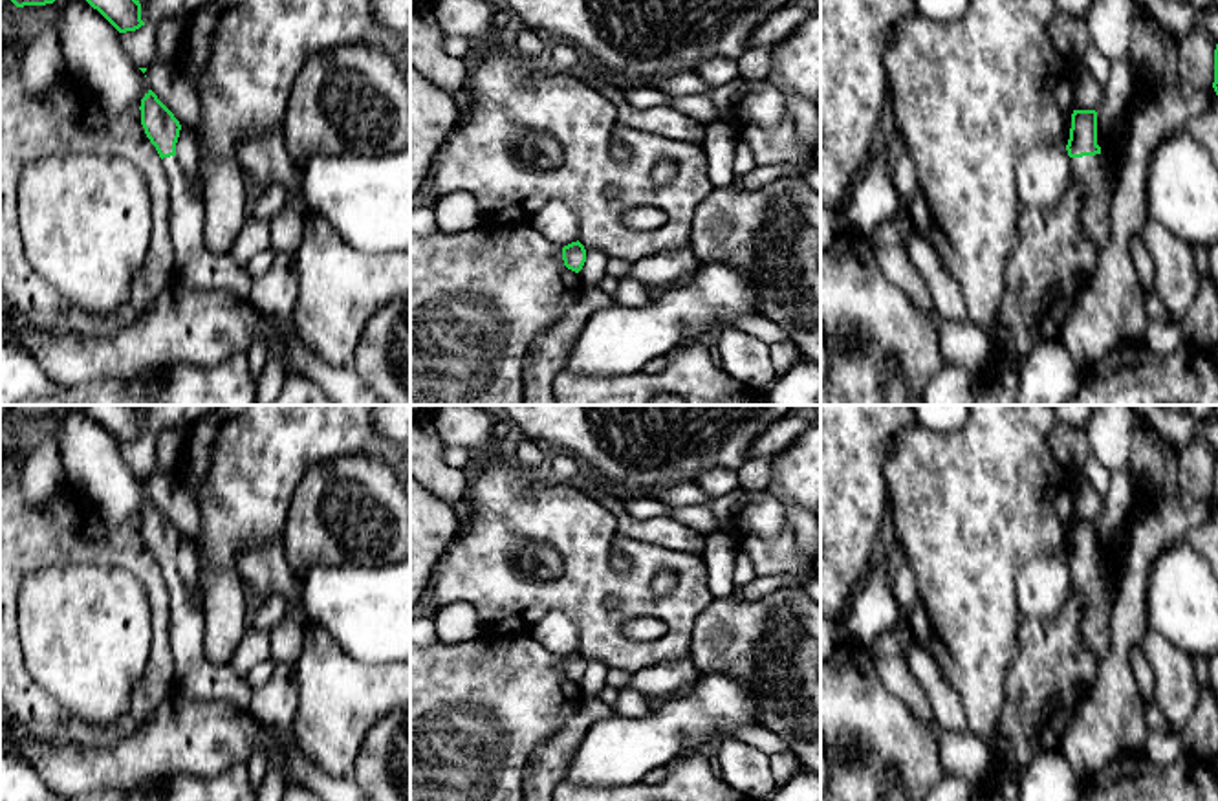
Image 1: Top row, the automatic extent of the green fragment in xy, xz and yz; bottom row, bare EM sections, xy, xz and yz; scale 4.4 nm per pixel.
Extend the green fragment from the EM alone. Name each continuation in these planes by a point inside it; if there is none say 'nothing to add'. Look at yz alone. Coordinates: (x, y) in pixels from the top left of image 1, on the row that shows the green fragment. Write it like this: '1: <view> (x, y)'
1: yz (1090, 173)

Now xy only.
1: xy (196, 268)

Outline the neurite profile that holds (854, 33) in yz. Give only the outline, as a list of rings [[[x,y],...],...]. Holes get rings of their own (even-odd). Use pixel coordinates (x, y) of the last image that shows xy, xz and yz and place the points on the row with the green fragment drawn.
[[[821,0],[821,207],[833,211],[843,222],[850,183],[859,167],[877,147],[877,134],[886,103],[888,81],[885,53],[899,18],[916,13],[914,0]]]

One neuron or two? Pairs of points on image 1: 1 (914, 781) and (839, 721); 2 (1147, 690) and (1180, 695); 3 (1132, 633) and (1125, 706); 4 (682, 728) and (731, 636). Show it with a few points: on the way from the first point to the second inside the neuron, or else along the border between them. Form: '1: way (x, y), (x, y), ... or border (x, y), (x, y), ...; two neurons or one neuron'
1: way (900, 761), (859, 721); one neuron
2: border (1143, 649), (1154, 680), (1156, 701); two neurons
3: way (1120, 651), (1120, 688); one neuron
4: border (700, 673), (729, 673), (751, 690); two neurons

